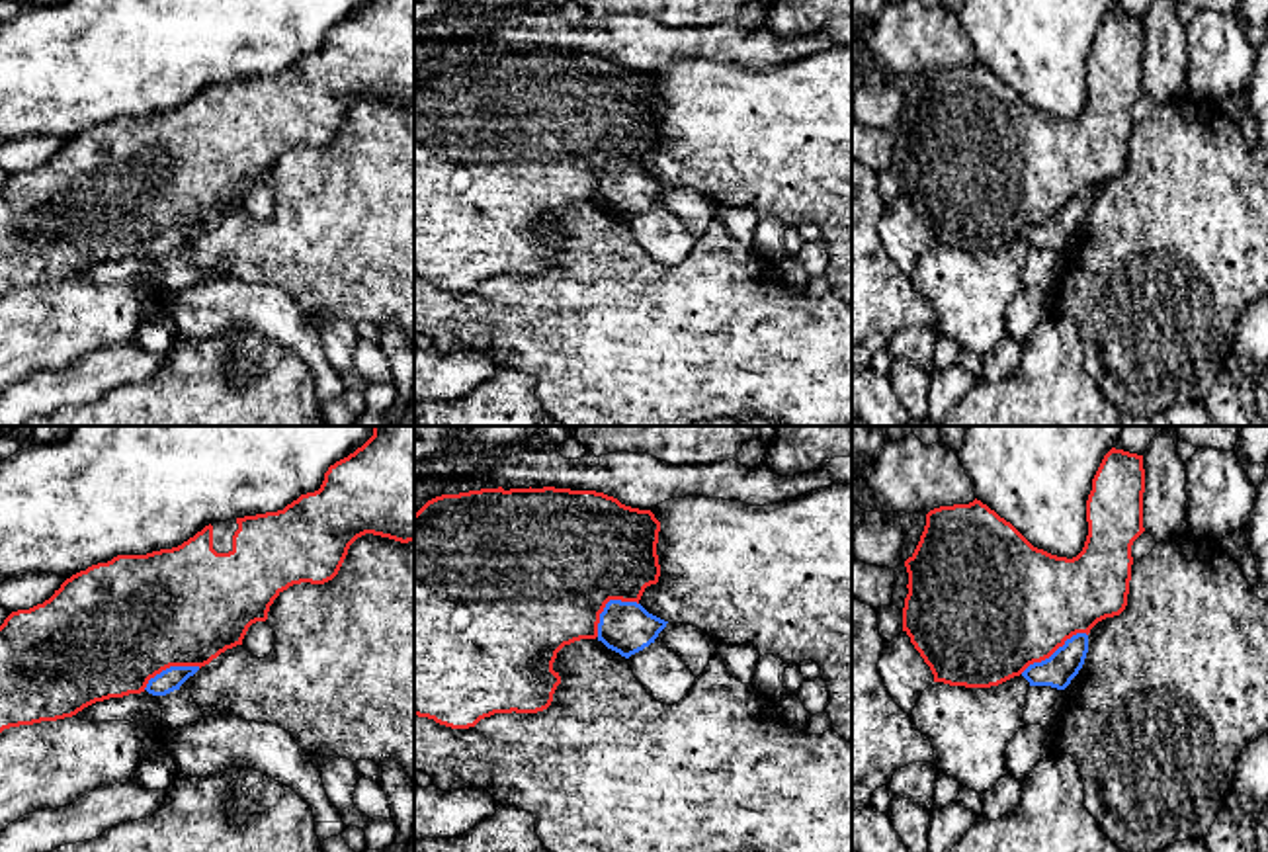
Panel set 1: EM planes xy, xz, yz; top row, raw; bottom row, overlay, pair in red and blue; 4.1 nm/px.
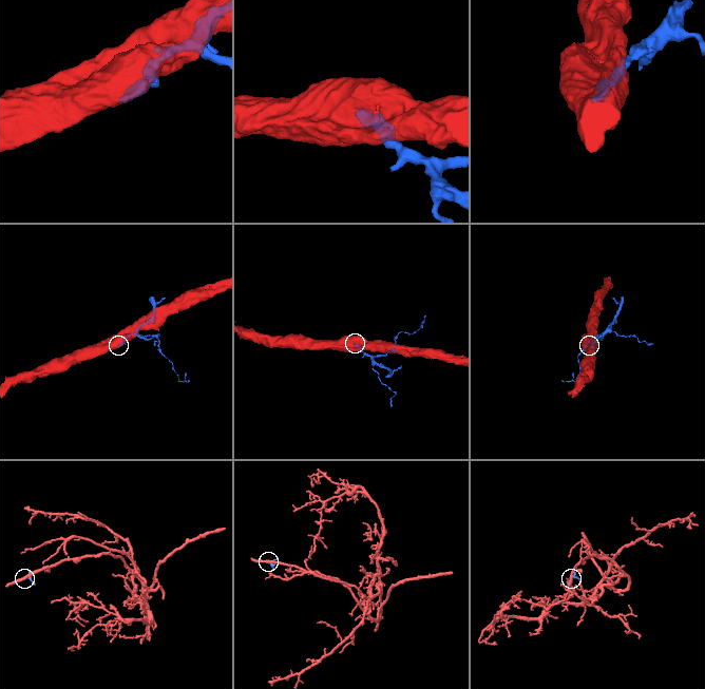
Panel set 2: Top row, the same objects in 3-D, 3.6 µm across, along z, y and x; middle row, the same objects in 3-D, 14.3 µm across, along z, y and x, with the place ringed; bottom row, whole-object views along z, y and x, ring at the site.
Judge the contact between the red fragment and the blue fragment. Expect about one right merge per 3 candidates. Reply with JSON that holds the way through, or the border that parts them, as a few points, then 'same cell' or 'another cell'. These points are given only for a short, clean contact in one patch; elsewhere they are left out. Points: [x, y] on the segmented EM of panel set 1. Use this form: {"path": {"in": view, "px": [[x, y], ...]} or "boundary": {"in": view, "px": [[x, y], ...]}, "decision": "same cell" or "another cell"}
{"decision": "another cell"}

